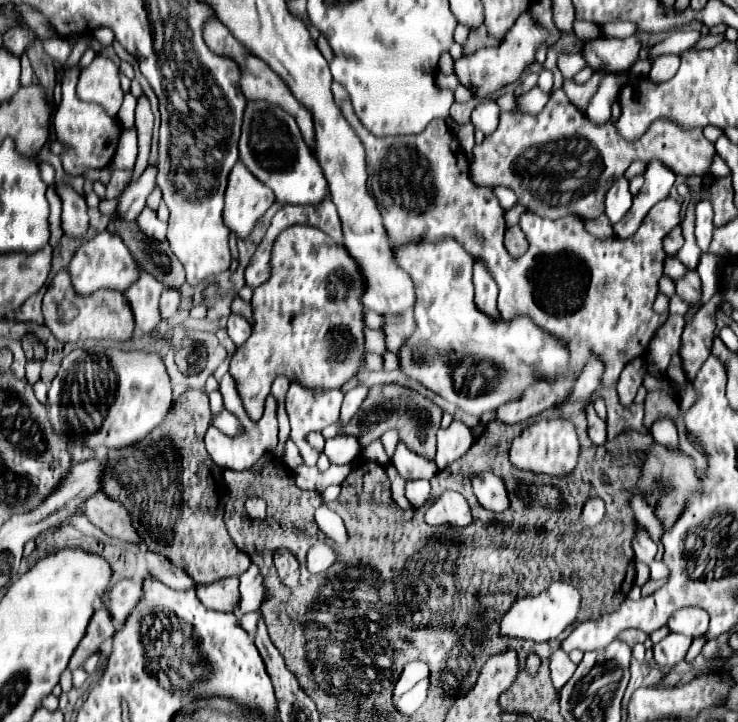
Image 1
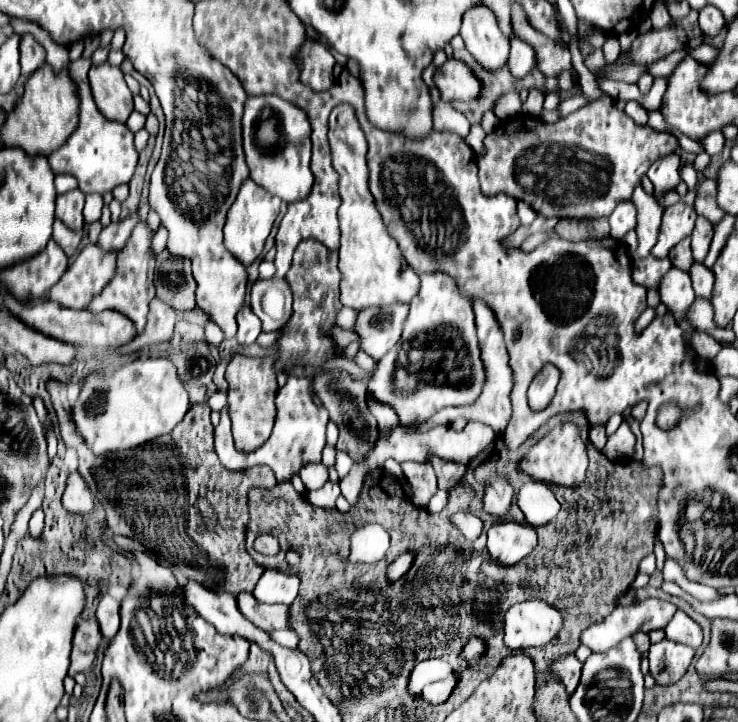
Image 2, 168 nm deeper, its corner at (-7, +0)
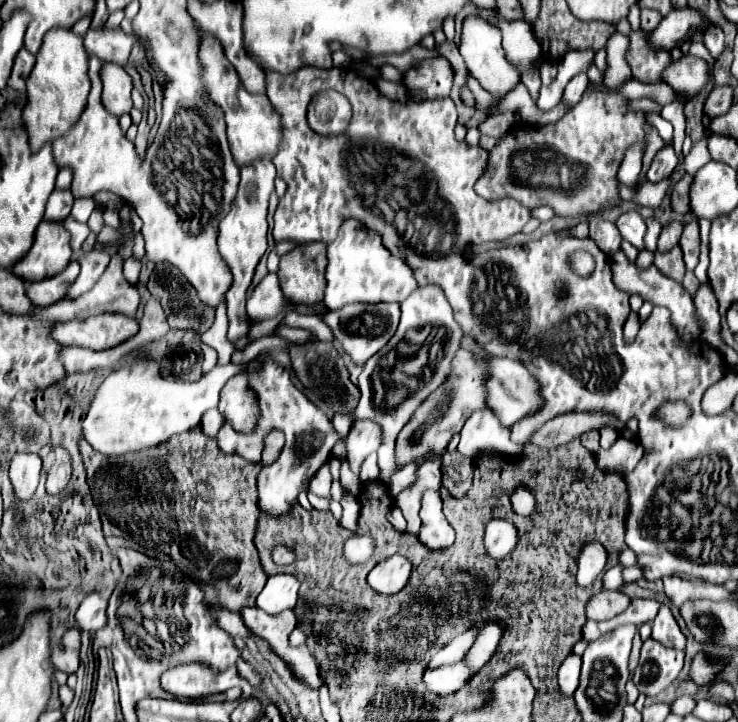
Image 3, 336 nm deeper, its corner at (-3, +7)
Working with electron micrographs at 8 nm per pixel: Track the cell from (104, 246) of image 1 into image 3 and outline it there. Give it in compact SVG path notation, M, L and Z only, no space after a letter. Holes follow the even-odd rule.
M70 262L68 268L64 272L60 272L60 274L56 274L54 278L46 278L46 280L28 284L26 286L26 296L30 298L30 302L34 306L40 306L40 308L50 306L50 304L62 300L64 290L68 290L68 286L72 284L72 280L70 280L68 274L74 274L74 278L76 278L78 270L80 270L78 262Z

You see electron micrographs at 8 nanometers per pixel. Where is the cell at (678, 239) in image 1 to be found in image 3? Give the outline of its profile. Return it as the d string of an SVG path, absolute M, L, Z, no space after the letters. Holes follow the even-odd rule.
M680 246L668 250L668 252L654 252L654 266L668 278L682 282L684 278L684 260L682 260L682 250Z

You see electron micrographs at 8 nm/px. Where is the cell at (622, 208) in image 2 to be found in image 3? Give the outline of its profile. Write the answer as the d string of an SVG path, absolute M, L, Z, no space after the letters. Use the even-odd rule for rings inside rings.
M636 210L622 214L622 216L616 220L616 226L618 226L622 238L628 240L634 248L638 248L640 252L646 248L646 246L644 246L646 224L644 224L644 220L640 218L640 214L638 214Z

